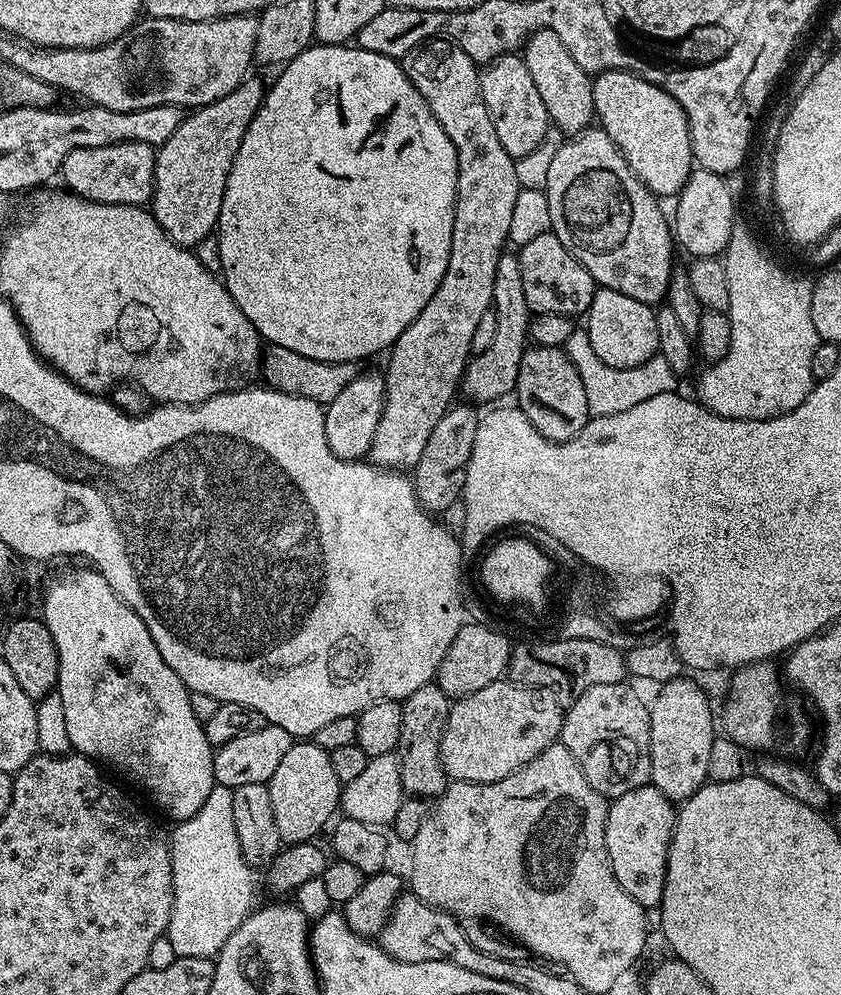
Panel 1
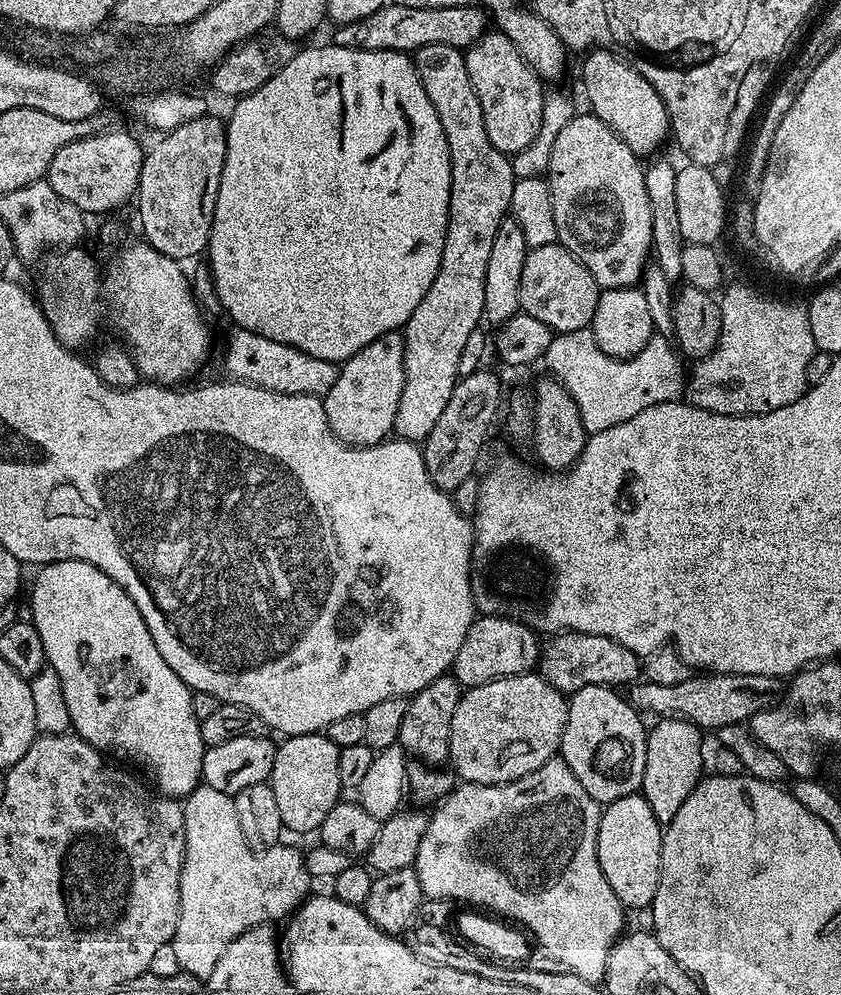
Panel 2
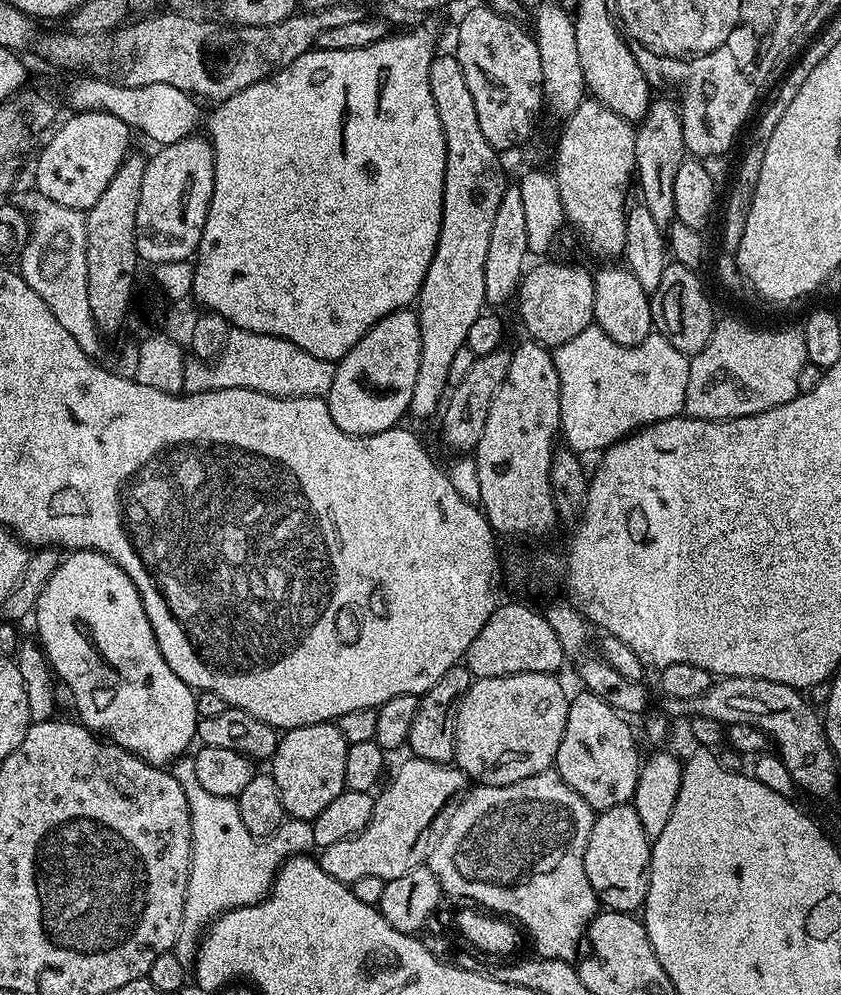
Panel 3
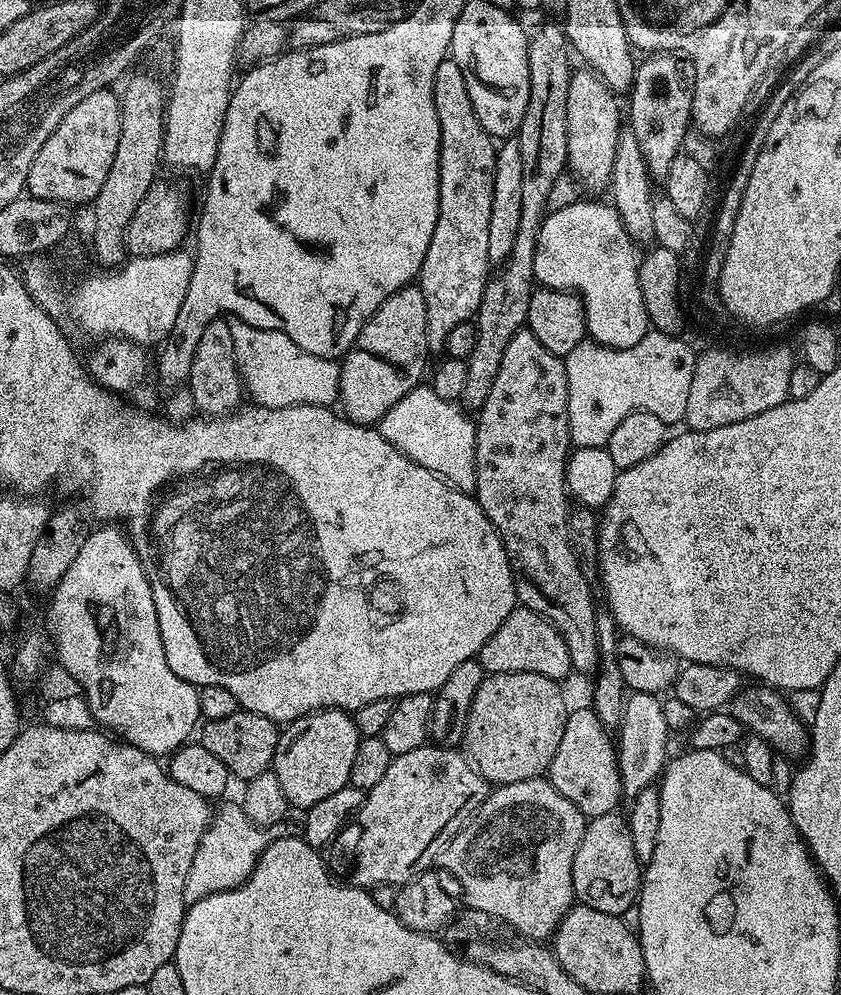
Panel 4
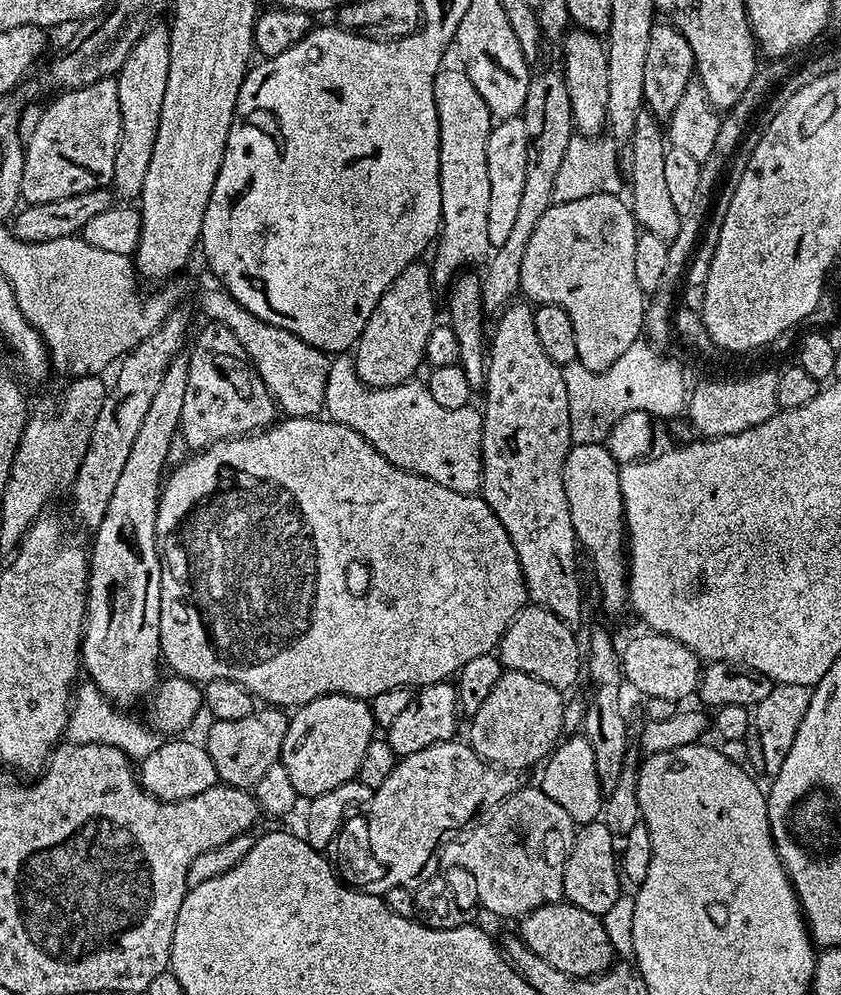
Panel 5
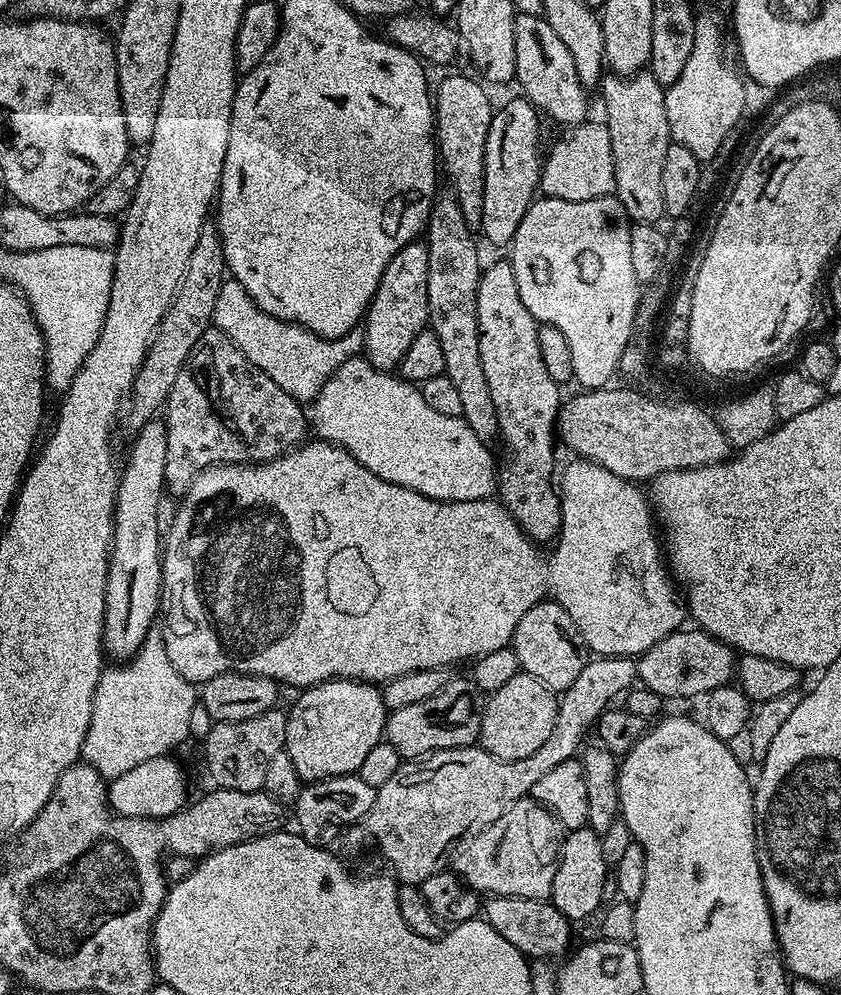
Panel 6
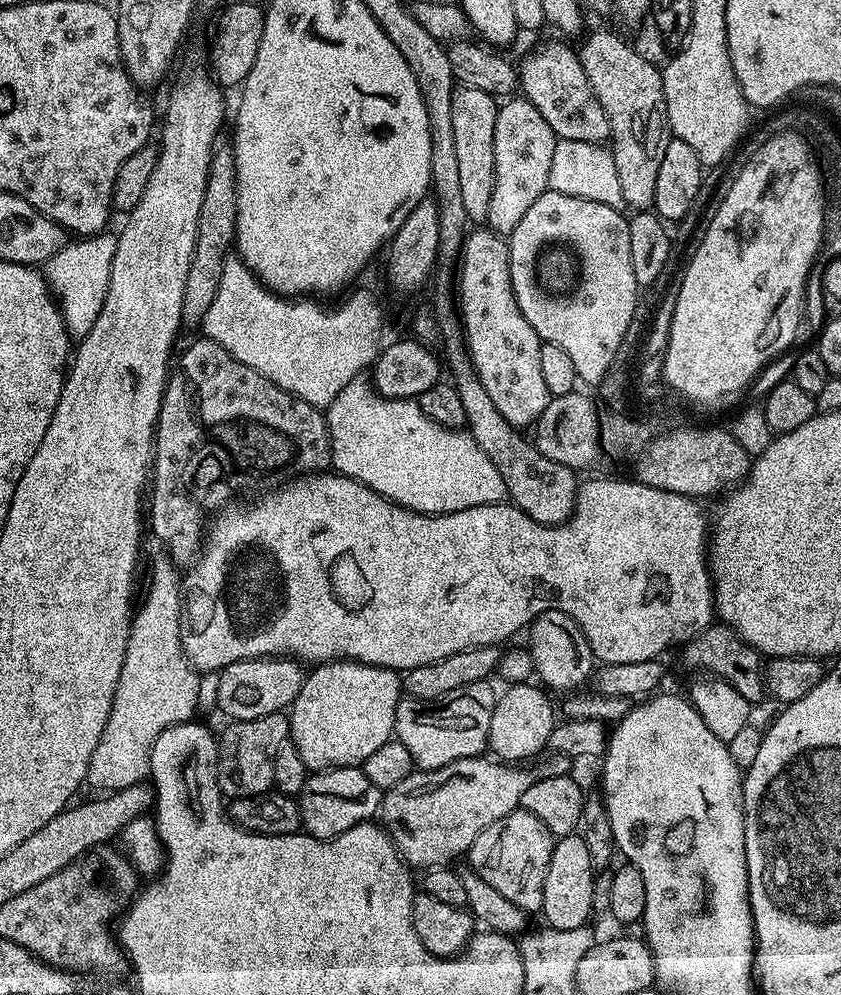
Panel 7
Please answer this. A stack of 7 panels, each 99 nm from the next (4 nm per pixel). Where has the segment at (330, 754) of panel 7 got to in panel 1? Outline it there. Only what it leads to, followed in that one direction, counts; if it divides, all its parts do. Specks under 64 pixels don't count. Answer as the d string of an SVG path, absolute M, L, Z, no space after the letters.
M315 742L293 743L292 748L286 750L286 758L282 758L282 766L274 770L267 786L270 806L274 806L274 822L285 845L315 841L316 835L324 827L325 831L337 815L342 785L338 774L334 774L330 753L319 748Z

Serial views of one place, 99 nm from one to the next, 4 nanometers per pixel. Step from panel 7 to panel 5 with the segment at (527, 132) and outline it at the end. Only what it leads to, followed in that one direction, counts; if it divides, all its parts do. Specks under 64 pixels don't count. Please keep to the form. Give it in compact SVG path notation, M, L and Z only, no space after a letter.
M511 116L493 123L492 133L486 142L486 171L490 173L490 210L486 210L486 227L490 233L492 248L495 249L502 246L502 242L506 242L511 233L526 179L526 126L520 116Z

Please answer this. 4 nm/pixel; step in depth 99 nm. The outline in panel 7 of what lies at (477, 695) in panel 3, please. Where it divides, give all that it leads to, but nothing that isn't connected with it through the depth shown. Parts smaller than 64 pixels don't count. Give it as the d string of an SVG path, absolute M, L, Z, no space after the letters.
M529 682L514 684L505 689L504 693L499 693L494 714L490 718L488 748L491 755L501 761L528 762L524 760L530 759L531 756L539 757L539 752L548 748L548 739L558 723L558 717L548 701L549 693L543 687Z

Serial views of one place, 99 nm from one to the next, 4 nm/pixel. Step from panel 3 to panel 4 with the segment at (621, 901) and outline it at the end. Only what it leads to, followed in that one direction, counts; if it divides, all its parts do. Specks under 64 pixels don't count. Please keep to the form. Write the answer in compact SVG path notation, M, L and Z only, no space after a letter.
M619 811L593 816L585 823L578 854L574 854L572 873L576 891L575 899L594 910L602 910L602 914L623 917L624 911L631 904L633 907L637 903L642 883L642 865L638 856L634 854L634 841L630 838L627 819Z

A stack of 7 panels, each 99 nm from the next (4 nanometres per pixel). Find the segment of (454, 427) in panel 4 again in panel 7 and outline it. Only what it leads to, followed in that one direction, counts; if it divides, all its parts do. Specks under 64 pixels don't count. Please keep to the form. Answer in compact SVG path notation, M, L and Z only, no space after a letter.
M359 376L352 379L338 392L338 396L334 398L333 402L328 404L325 409L325 420L327 422L329 448L331 450L330 464L331 467L341 476L346 476L367 488L378 493L387 500L394 501L398 505L402 505L412 512L426 513L428 515L440 515L442 513L457 512L462 509L470 509L476 505L497 504L507 499L507 492L505 490L505 482L502 476L498 474L498 470L494 467L494 462L486 457L486 454L479 449L478 444L474 442L471 435L467 431L461 429L451 429L438 426L432 419L426 418L422 414L422 410L417 401L406 399L386 399L380 395L371 385L371 381L364 376Z

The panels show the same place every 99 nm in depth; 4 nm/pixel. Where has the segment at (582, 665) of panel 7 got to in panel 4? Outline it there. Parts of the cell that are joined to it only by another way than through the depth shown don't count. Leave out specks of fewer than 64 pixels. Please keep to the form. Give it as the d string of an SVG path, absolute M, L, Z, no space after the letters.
M517 606L510 614L510 618L506 618L506 622L502 622L502 626L498 626L494 634L490 634L490 642L482 646L478 659L485 673L488 674L529 672L564 682L564 679L574 672L570 662L570 650L566 650L566 642L562 642L562 634L554 630L549 620L523 606Z

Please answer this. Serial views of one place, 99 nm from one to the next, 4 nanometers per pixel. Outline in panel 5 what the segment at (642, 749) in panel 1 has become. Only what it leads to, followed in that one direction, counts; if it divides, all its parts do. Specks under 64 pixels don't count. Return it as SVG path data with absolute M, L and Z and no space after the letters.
M572 734L561 739L543 768L544 777L538 780L539 788L544 791L546 798L554 798L554 802L558 802L558 806L570 814L574 823L583 826L601 819L606 794L600 789L598 770L594 766L594 750L584 735Z

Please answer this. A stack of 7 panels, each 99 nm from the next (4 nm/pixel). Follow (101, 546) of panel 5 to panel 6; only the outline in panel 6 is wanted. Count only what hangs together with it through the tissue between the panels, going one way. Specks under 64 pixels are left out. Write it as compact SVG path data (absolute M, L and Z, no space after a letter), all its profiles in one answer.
M153 418L140 427L135 433L132 449L128 452L128 465L123 465L120 475L120 486L116 491L116 536L112 540L112 559L108 562L108 597L106 598L106 610L104 611L104 650L109 657L117 656L115 659L120 662L127 662L140 647L142 642L153 631L155 622L158 620L158 613L162 608L162 524L160 528L160 499L166 496L166 485L164 482L164 471L166 470L166 426L163 419Z

